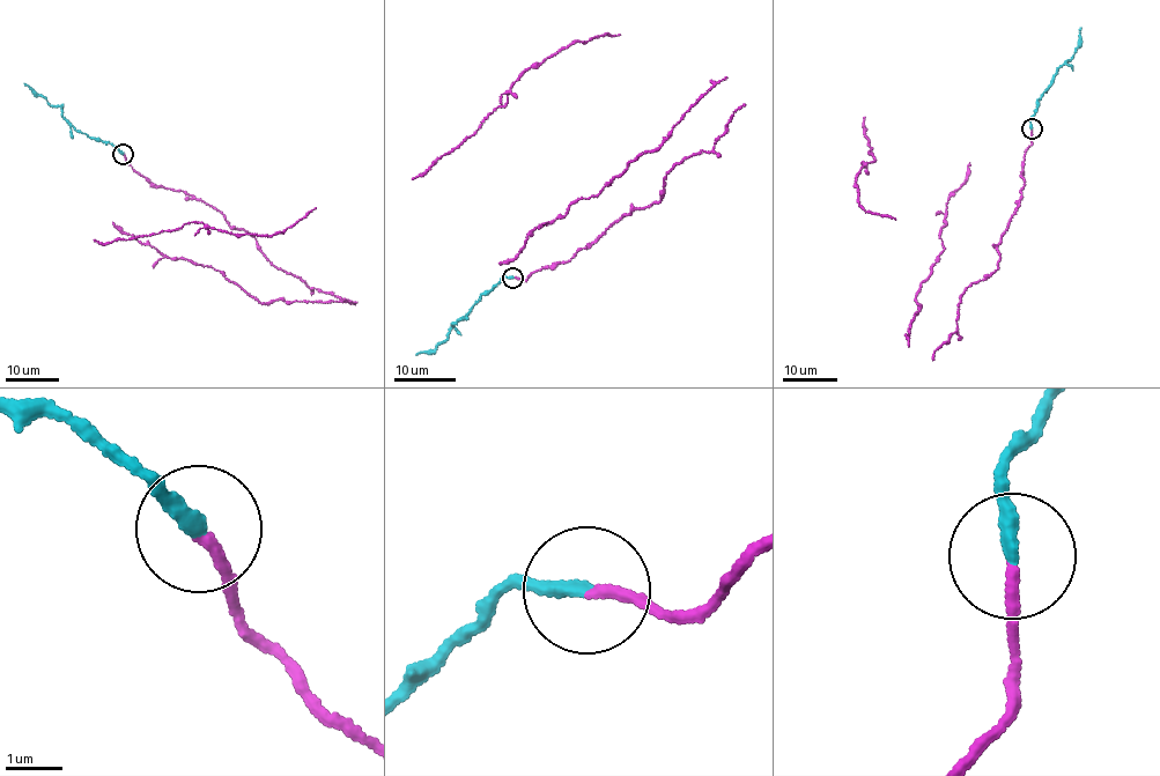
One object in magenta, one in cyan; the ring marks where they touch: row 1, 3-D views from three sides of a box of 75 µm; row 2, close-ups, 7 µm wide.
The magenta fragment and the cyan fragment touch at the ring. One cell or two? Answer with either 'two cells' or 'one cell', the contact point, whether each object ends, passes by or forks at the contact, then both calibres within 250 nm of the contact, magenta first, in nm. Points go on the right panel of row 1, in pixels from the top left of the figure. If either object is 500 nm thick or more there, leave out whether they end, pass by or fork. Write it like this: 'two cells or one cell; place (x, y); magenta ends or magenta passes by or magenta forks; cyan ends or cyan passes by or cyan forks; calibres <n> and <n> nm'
two cells; place (1032, 128); magenta ends; cyan ends; calibres 200 and 280 nm

